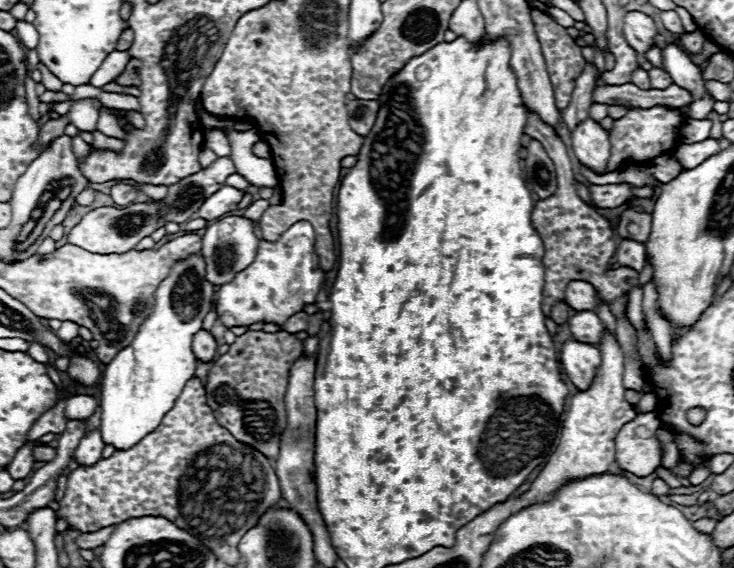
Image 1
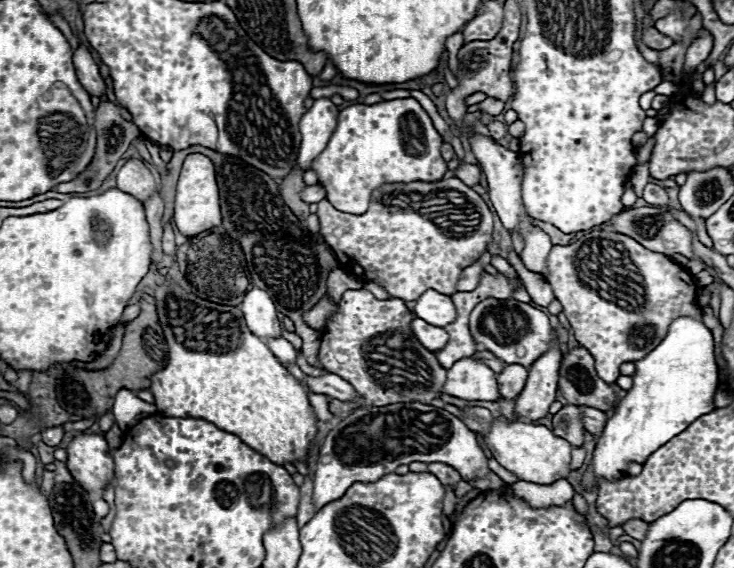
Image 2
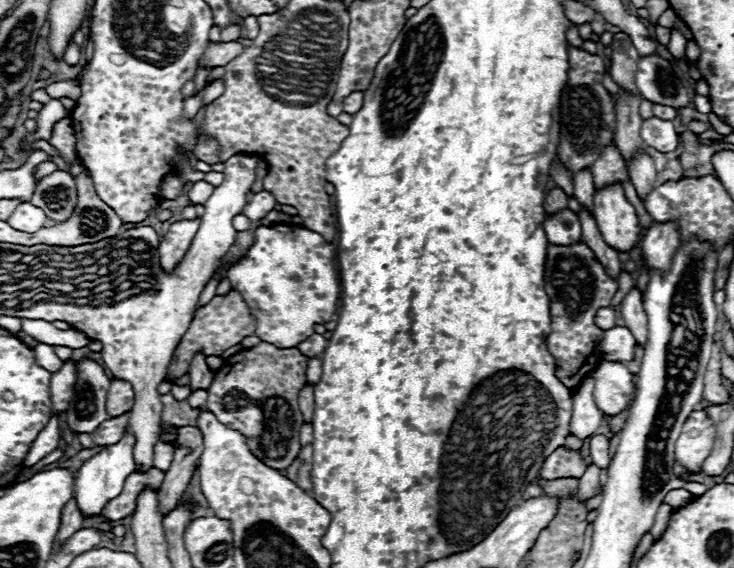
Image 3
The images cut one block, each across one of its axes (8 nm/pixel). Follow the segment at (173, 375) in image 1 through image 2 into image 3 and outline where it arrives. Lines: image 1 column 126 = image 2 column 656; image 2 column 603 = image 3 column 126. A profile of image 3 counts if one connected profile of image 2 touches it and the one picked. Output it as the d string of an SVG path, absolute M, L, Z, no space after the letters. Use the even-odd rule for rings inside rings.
M128 430L124 434L124 438L112 446L106 446L104 450L100 450L96 456L92 456L88 462L84 462L80 466L80 470L76 472L76 484L74 484L74 500L78 510L82 512L84 518L94 518L100 516L104 506L114 500L122 490L124 490L124 482L126 478L134 472L134 458L132 458L132 446L134 446L134 436Z

